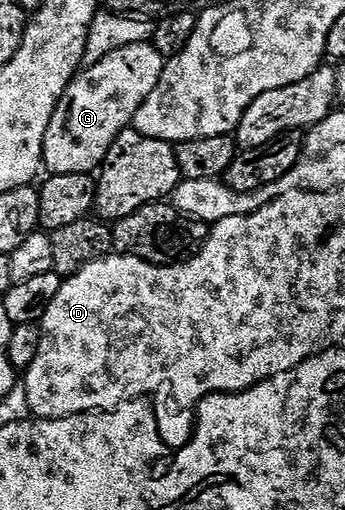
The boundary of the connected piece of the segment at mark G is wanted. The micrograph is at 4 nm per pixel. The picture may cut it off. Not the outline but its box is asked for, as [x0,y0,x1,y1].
[43,41,165,175]

